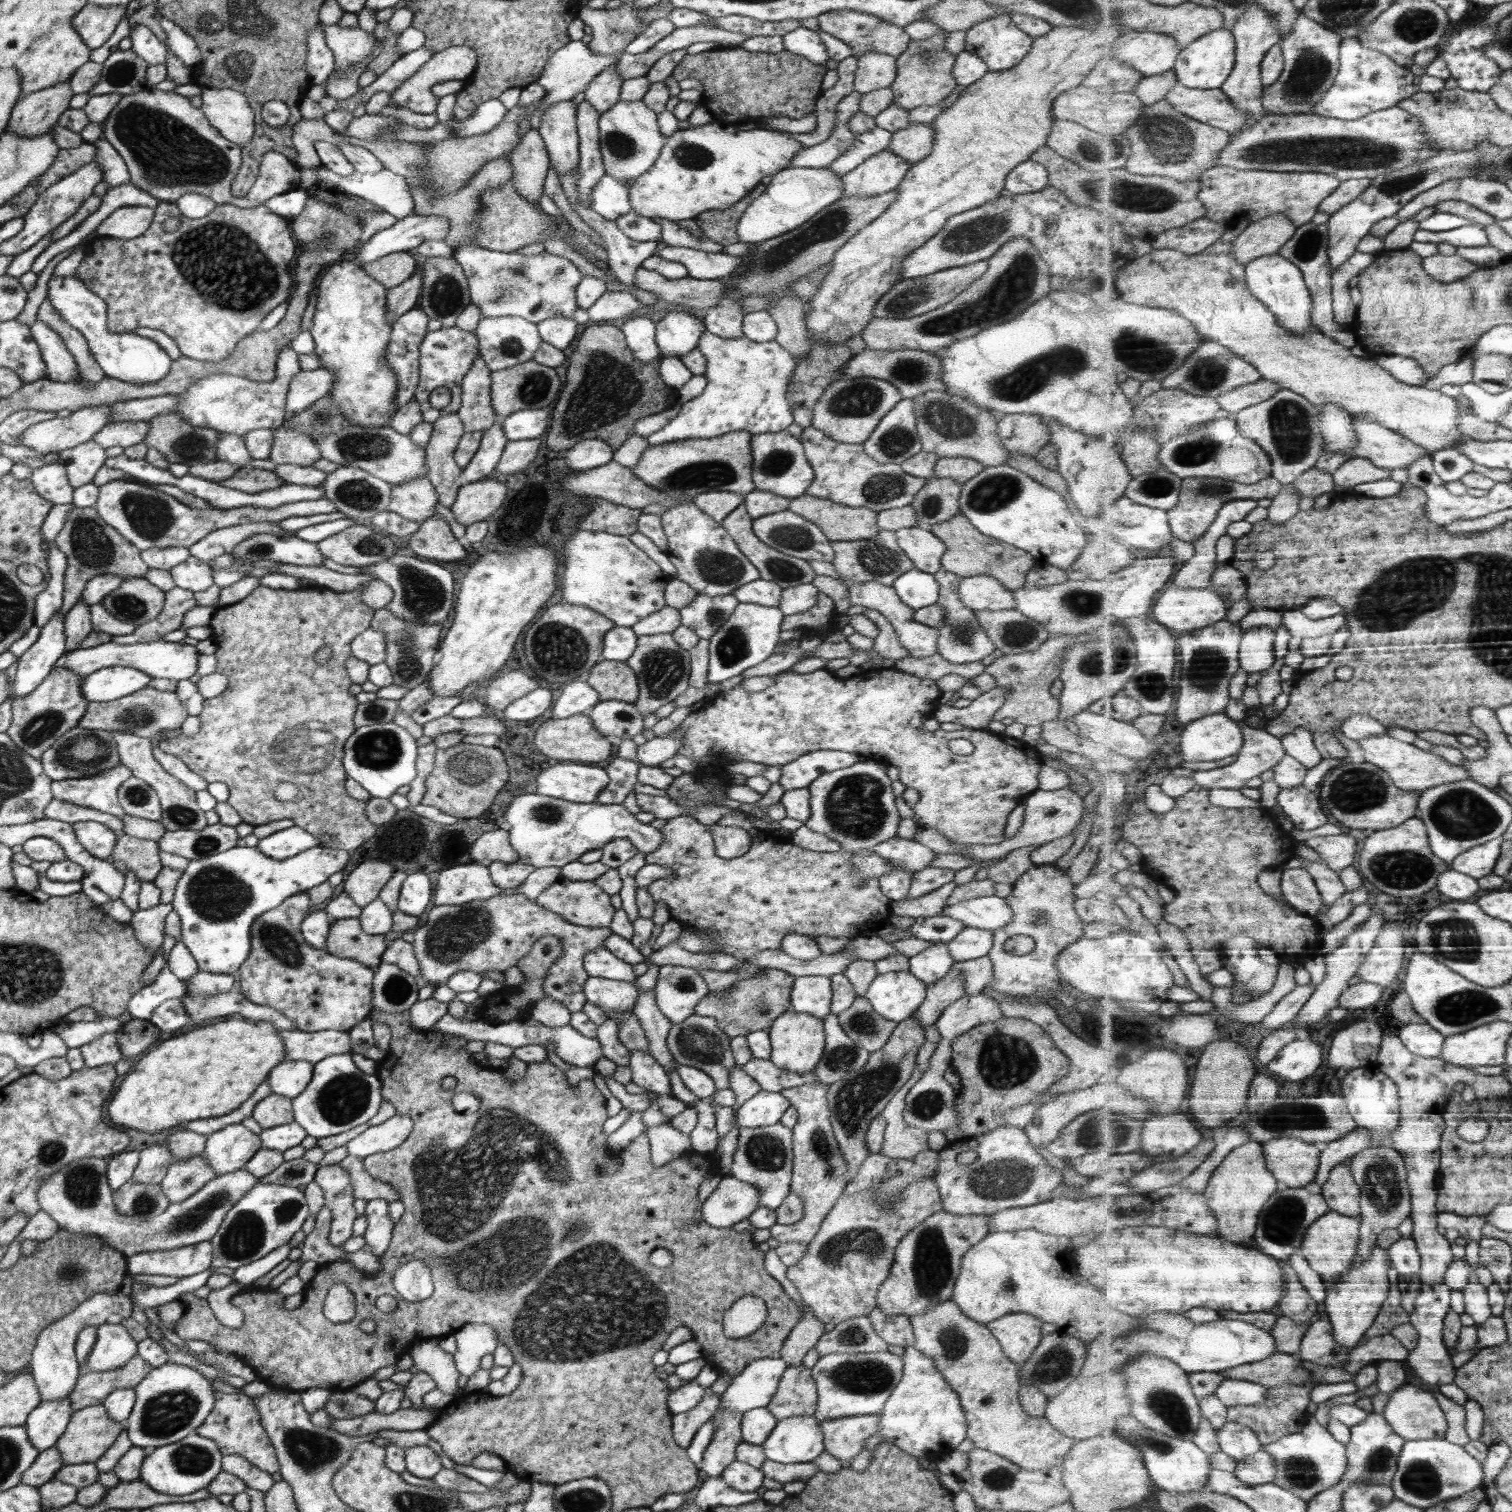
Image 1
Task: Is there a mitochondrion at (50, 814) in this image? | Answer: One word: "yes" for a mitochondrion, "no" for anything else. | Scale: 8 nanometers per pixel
no

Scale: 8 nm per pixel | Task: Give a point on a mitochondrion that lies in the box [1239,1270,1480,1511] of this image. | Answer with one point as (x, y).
(1423, 1479)

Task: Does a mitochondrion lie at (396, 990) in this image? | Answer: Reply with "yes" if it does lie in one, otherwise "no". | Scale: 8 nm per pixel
yes

